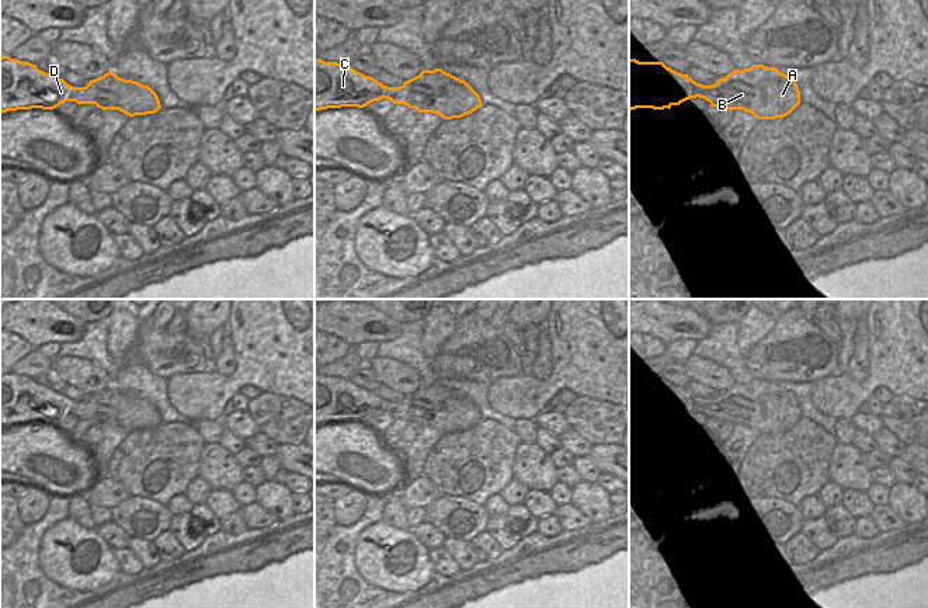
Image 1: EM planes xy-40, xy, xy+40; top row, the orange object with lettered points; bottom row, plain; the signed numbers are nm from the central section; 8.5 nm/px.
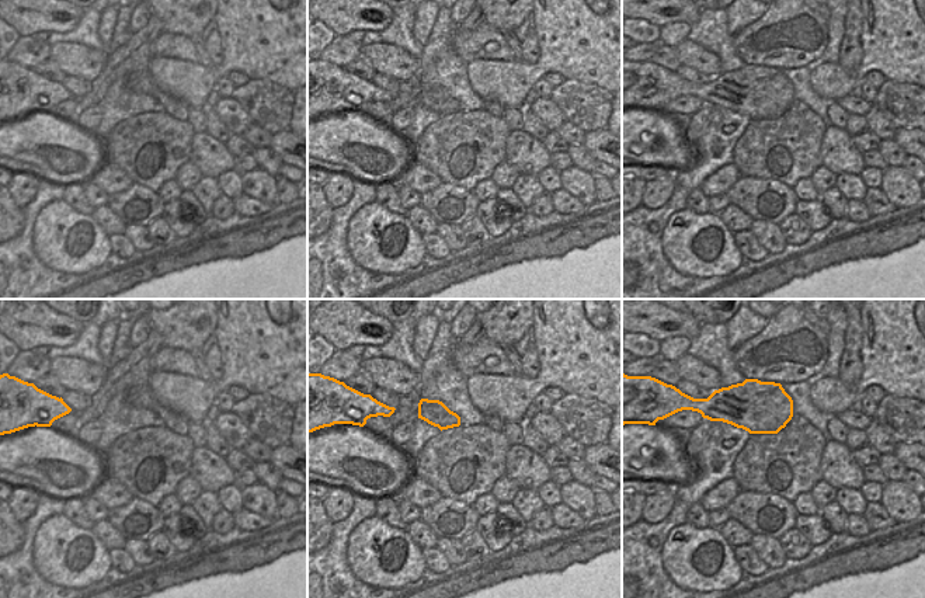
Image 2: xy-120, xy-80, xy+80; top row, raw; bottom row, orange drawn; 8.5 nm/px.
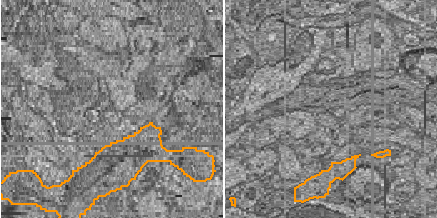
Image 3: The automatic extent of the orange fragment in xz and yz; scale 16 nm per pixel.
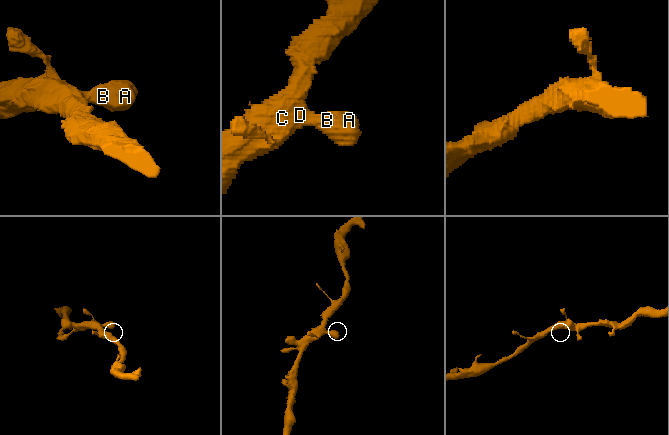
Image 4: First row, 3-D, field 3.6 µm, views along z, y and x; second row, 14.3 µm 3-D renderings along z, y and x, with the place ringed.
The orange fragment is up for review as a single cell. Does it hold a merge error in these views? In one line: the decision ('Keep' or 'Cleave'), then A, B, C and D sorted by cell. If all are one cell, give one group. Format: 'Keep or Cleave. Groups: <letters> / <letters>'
Keep. Groups: A B C D.

